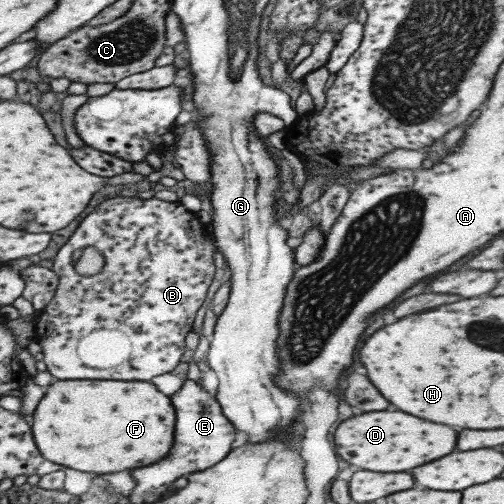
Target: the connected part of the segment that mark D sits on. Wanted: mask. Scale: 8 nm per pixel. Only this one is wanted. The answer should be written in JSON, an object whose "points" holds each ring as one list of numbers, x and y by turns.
{"points":[[365,412,361,416,347,418,333,432,335,452,349,464,371,472,403,472,425,462,437,460,455,448,455,432,447,426,419,420,415,416,395,412]]}

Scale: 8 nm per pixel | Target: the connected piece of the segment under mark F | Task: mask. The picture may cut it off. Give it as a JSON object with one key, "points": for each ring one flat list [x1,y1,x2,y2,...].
{"points":[[57,380,56,382,57,384,49,385,49,390,45,392,45,396,40,400,39,406,37,406,31,418,31,426,34,429,36,443,43,456,47,457,47,460,51,460,55,464,63,464,66,468,89,472,97,477,101,477,103,474,135,470,135,468,143,468,143,466,161,462,173,450,175,430,177,430,175,424,178,422,175,405,171,402,172,397,161,392,152,382,147,382,147,384,127,384,123,380]]}

